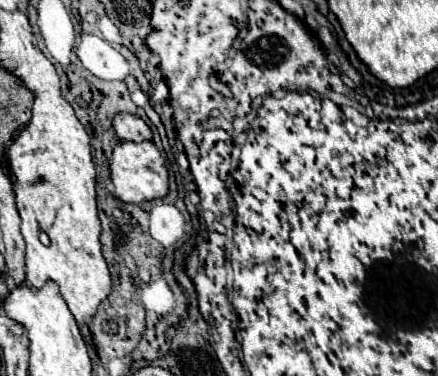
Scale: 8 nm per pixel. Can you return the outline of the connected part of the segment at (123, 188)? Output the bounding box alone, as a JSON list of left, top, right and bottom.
[109,142,169,204]

